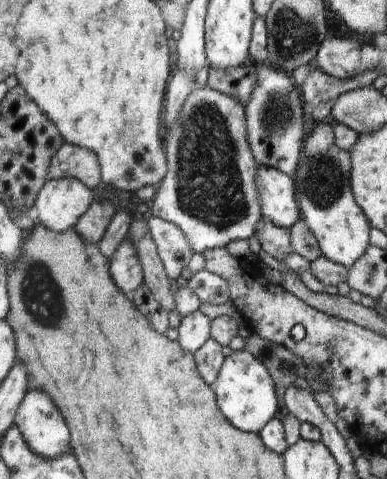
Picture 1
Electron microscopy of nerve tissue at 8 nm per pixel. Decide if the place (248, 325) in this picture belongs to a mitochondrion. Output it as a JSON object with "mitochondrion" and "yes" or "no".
{"mitochondrion":"no"}

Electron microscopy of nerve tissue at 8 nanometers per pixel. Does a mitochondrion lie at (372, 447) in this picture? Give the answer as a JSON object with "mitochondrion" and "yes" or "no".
{"mitochondrion":"no"}

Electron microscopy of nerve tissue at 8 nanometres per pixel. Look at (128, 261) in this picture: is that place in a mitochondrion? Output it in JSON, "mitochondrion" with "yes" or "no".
{"mitochondrion":"no"}

